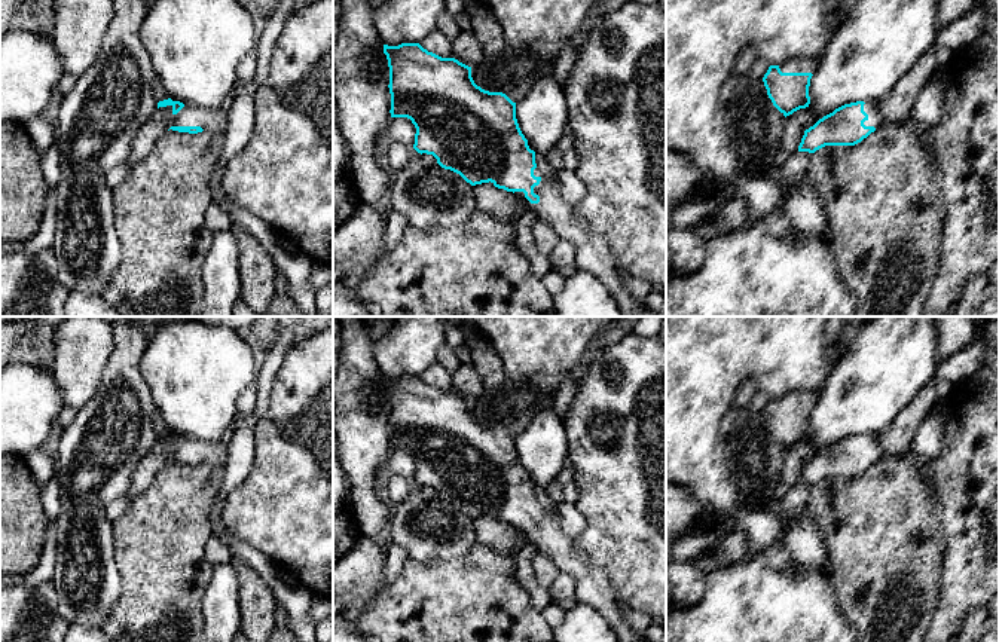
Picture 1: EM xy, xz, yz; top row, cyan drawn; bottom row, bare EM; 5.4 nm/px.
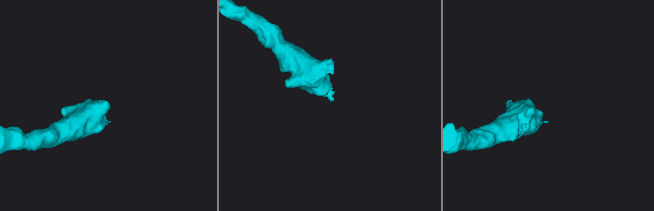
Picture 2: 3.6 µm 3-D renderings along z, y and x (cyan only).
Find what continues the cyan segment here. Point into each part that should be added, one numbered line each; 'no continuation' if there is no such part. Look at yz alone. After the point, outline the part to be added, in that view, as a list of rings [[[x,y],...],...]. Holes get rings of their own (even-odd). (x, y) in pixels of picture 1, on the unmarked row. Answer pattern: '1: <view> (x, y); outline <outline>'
1: yz (797, 397); outline [[[794,391],[779,398],[782,406],[815,406],[819,398],[816,391]]]
2: yz (874, 452); outline [[[865,435],[864,444],[868,447],[868,452],[864,455],[865,459],[874,459],[876,462],[885,459],[883,450],[874,437]]]

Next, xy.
1: xy (214, 454); outline [[[184,437],[177,447],[169,450],[168,456],[169,459],[201,459],[204,464],[224,465],[227,459],[227,446],[222,441],[208,443]]]

